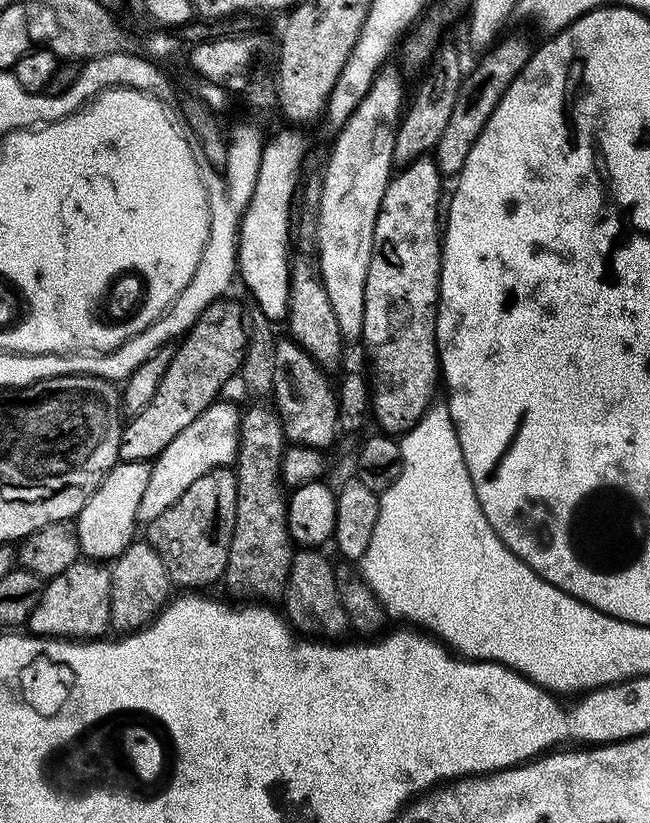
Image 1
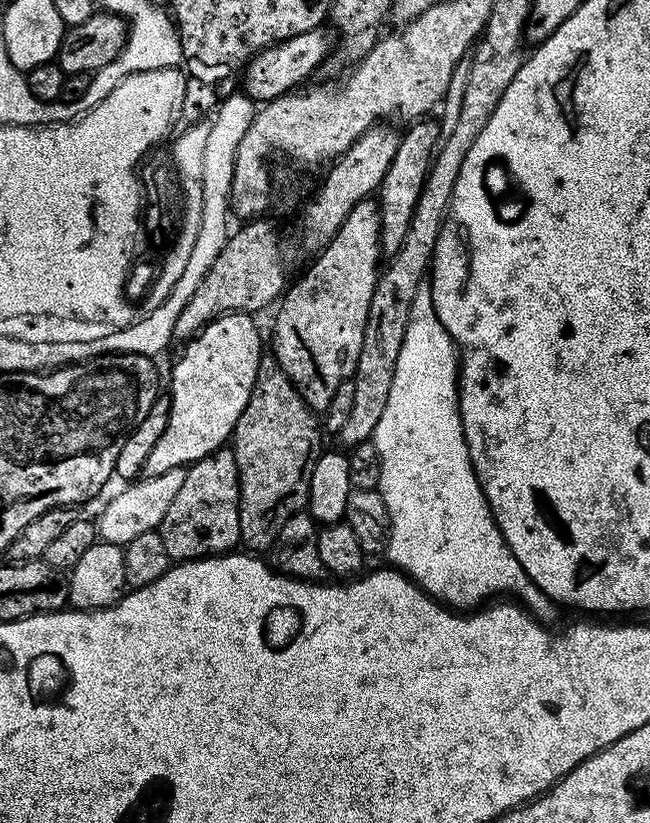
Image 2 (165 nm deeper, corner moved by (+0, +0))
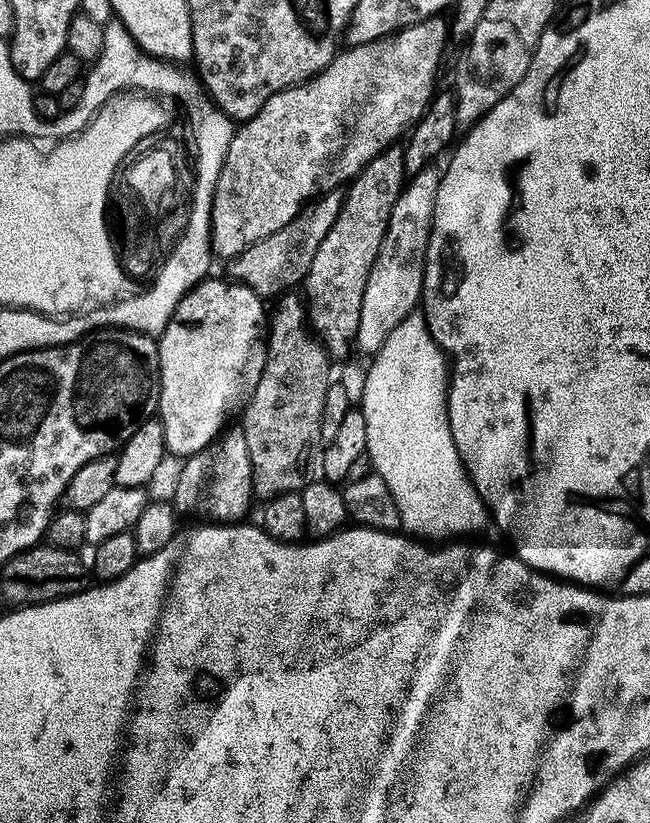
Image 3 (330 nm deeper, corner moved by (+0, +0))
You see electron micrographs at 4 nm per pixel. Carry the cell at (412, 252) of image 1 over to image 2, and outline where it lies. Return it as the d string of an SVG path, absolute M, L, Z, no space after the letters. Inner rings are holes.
M421 118L409 123L405 128L408 129L403 129L398 150L394 150L394 158L386 170L386 178L382 178L378 189L380 246L389 254L395 254L404 245L410 222L414 218L414 210L418 206L418 198L422 194L422 186L426 182L437 151L435 142L438 140L439 126L435 119Z

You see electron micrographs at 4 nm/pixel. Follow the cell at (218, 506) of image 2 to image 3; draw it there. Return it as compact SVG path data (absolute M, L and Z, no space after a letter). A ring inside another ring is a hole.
M239 426L225 427L224 431L202 450L183 461L176 476L176 489L170 495L177 513L193 512L208 522L235 524L243 521L252 508L252 467L246 434Z

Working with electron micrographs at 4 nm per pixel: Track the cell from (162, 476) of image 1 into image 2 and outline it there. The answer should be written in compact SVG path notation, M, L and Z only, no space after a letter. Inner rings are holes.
M175 468L166 470L166 474L144 476L125 483L124 489L117 496L109 498L108 505L100 512L100 517L95 517L94 523L99 539L106 544L123 546L134 542L134 538L139 538L142 534L157 531L162 518L166 518L166 509L170 502L174 502L178 489L182 487L184 474L184 468Z

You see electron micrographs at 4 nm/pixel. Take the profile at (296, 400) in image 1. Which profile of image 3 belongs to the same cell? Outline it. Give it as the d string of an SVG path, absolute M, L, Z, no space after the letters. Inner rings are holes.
M393 146L382 150L382 154L366 162L363 170L347 185L344 201L338 210L338 218L334 218L334 226L330 226L326 238L322 238L322 246L318 246L318 254L314 254L314 262L310 262L310 270L302 281L302 292L306 297L310 327L316 339L328 351L329 357L348 356L354 352L358 332L358 314L362 314L362 294L370 278L370 266L374 266L374 258L378 258L382 238L386 238L390 210L394 210L394 202L398 202L398 194L405 183L403 147Z

